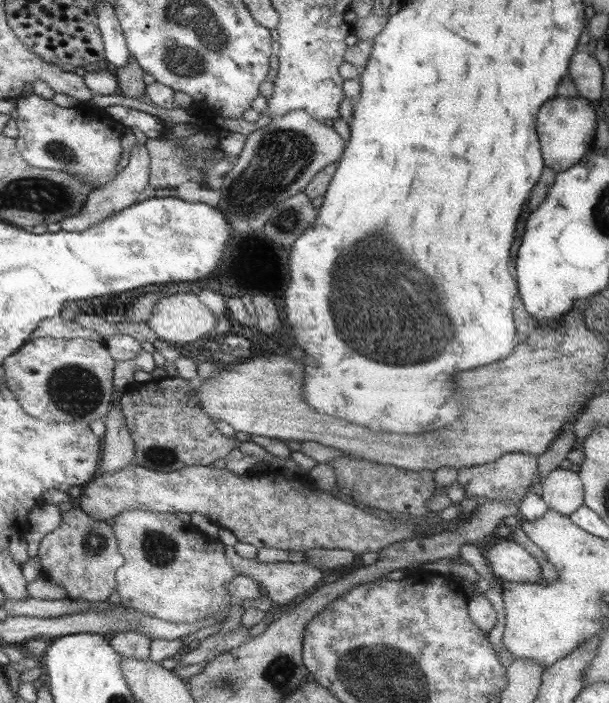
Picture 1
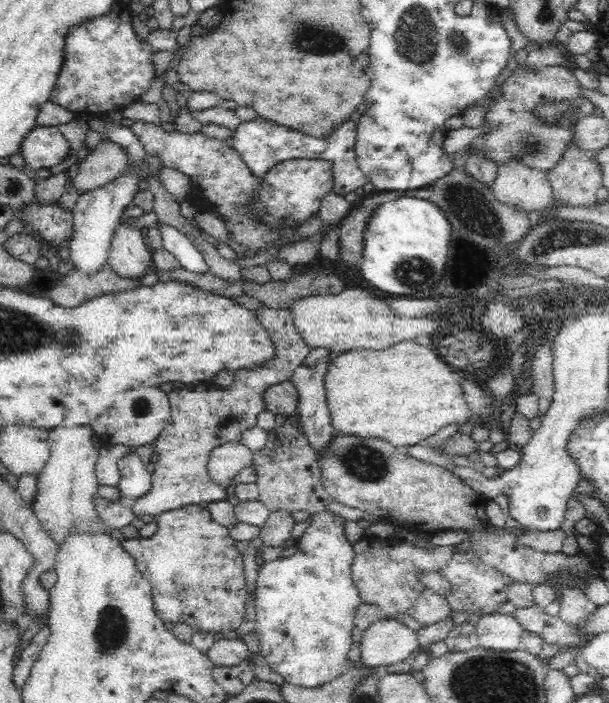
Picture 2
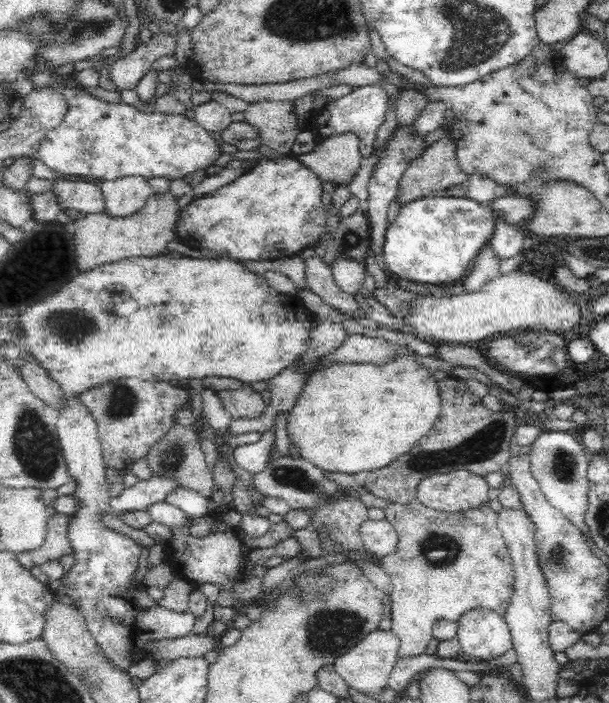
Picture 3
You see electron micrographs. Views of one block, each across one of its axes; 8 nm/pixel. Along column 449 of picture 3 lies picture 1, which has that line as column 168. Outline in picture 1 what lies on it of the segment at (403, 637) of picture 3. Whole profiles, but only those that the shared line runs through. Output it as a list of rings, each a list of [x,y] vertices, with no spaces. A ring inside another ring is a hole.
[[[128,509],[114,518],[116,538],[125,563],[115,574],[121,604],[128,608],[175,623],[196,623],[231,607],[235,597],[224,589],[239,573],[228,562],[225,545],[199,531],[192,522],[182,522],[175,513]]]

